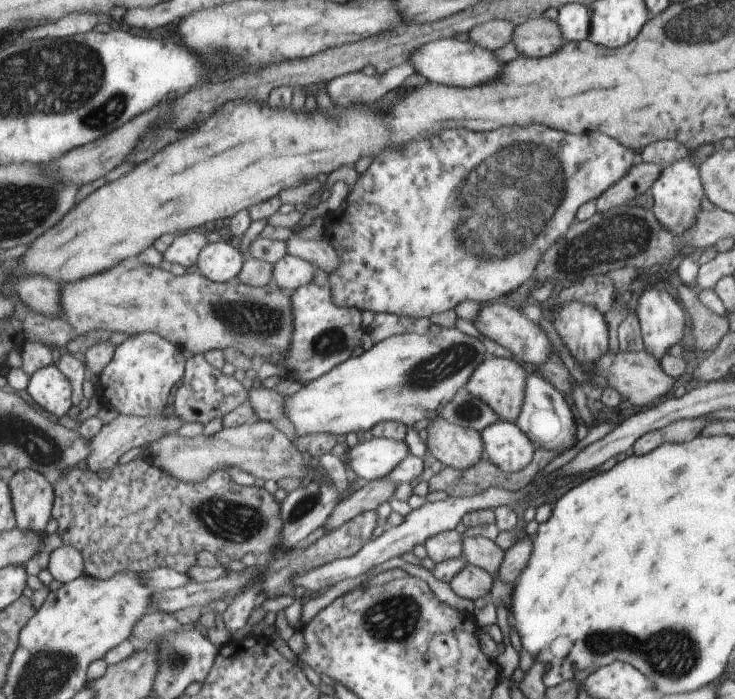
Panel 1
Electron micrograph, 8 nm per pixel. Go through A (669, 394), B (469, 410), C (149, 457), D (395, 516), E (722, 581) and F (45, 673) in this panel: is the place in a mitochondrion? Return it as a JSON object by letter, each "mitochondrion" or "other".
{"A":"other","B":"mitochondrion","C":"other","D":"other","E":"other","F":"mitochondrion"}

